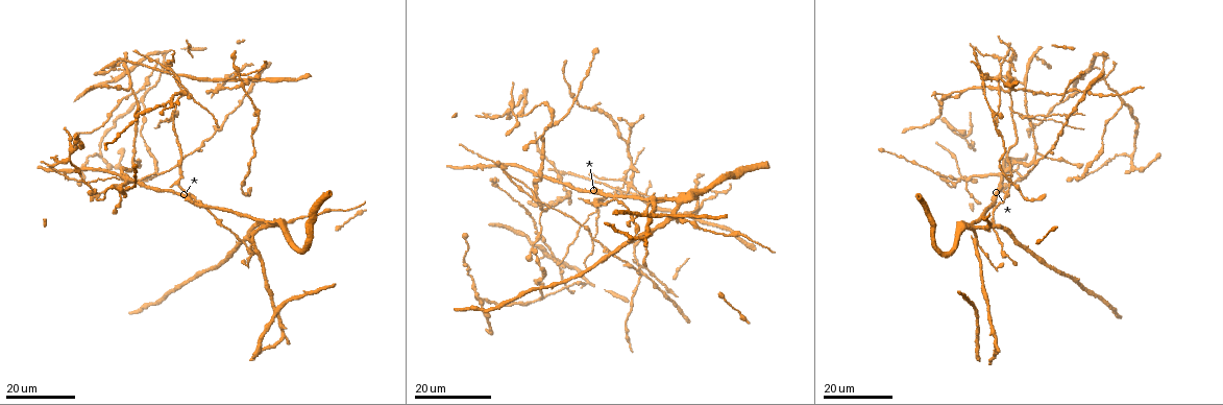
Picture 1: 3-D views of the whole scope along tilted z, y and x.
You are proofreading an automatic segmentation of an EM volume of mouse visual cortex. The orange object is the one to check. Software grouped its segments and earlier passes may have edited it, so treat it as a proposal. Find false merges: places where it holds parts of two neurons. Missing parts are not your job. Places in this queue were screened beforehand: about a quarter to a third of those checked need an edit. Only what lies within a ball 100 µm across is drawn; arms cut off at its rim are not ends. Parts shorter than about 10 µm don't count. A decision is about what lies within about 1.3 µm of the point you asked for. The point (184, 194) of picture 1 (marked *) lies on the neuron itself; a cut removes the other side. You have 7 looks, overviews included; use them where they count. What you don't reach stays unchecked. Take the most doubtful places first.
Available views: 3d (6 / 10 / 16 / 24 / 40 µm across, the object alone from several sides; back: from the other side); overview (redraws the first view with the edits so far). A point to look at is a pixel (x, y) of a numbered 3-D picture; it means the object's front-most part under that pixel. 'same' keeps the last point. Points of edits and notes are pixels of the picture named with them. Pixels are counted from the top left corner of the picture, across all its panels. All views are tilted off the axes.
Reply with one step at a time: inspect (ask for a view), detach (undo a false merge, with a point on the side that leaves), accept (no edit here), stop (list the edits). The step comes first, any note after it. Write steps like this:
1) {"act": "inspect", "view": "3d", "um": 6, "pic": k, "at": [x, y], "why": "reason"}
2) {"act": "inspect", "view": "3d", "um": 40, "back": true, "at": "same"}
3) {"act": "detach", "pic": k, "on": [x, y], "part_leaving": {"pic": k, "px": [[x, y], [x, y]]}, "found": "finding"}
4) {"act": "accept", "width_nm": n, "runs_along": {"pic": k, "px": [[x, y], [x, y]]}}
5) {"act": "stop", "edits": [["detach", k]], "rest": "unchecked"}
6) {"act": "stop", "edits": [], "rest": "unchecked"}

{"act": "inspect", "view": "3d", "um": 16, "pic": 1, "at": [1011, 111], "why": "four arms meet"}

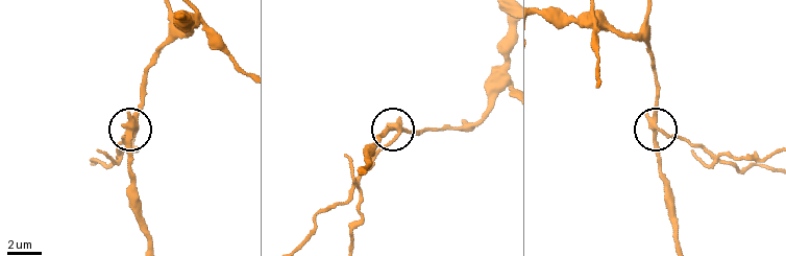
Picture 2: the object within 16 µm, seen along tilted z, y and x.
{"act": "inspect", "view": "3d", "um": 10, "pic": 2, "at": [136, 128]}

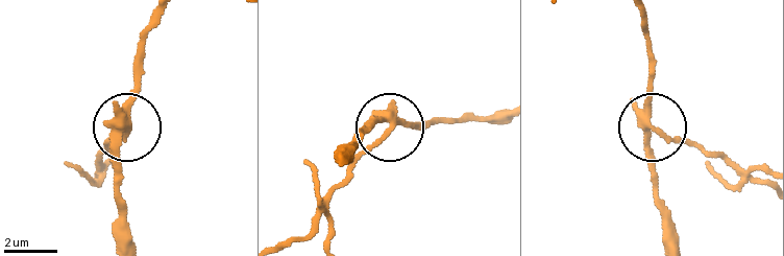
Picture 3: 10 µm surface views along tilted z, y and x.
{"act": "detach", "pic": 3, "on": [369, 149], "part_leaving": {"pic": 3, "px": [[387, 119], [381, 140], [329, 195], [318, 223], [287, 241]]}, "found": "two neurons meet here"}

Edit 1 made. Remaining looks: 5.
{"act": "inspect", "view": "3d", "um": 24, "pic": 1, "at": [242, 73], "why": "four or more arms meet"}

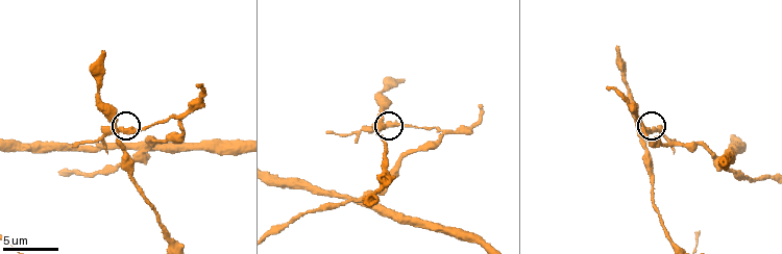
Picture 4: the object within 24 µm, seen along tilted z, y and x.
{"act": "inspect", "view": "3d", "um": 10, "pic": 4, "at": [124, 133]}

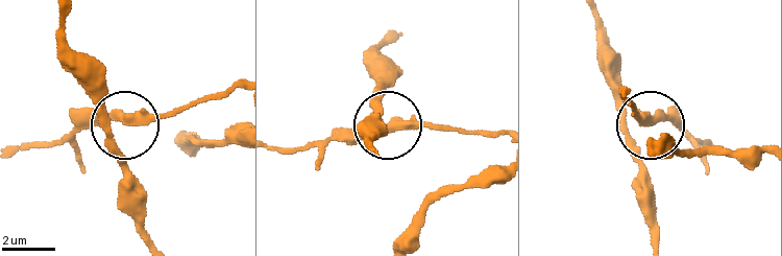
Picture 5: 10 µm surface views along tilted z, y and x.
{"act": "accept", "runs_along": {"pic": 5, "px": [[235, 91], [155, 116], [73, 113]]}, "found": "all the same neuron"}

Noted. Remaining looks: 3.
{"act": "inspect", "view": "3d", "um": 16, "pic": 1, "at": [632, 183]}

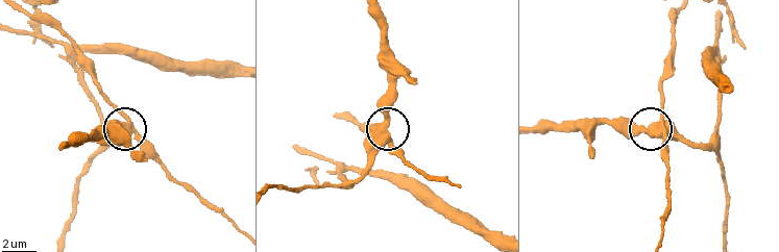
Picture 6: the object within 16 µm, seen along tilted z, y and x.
{"act": "inspect", "view": "3d", "um": 6, "pic": 6, "at": [130, 121], "why": "closer look"}

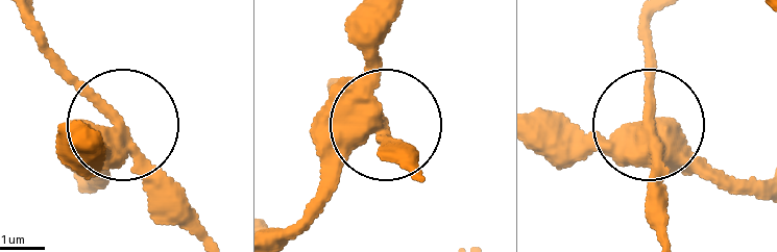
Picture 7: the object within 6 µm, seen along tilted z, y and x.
{"act": "accept", "runs_along": {"pic": 7, "px": [[756, 187], [656, 130], [651, 40]]}, "found": "all the same neuron"}

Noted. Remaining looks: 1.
{"act": "stop", "edits": [["detach", 3]], "rest": "unchecked"}

